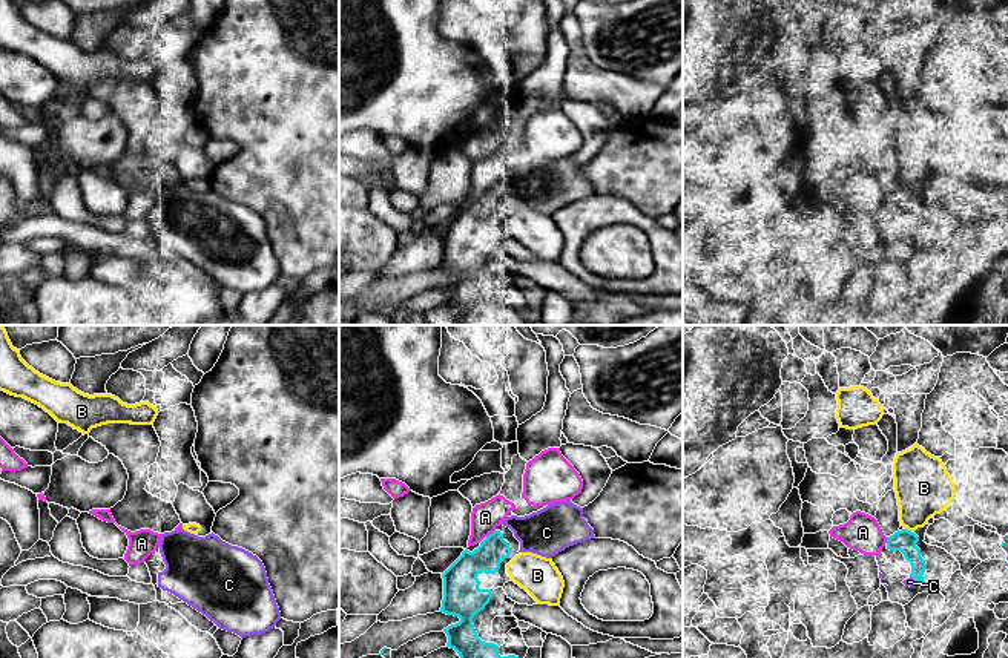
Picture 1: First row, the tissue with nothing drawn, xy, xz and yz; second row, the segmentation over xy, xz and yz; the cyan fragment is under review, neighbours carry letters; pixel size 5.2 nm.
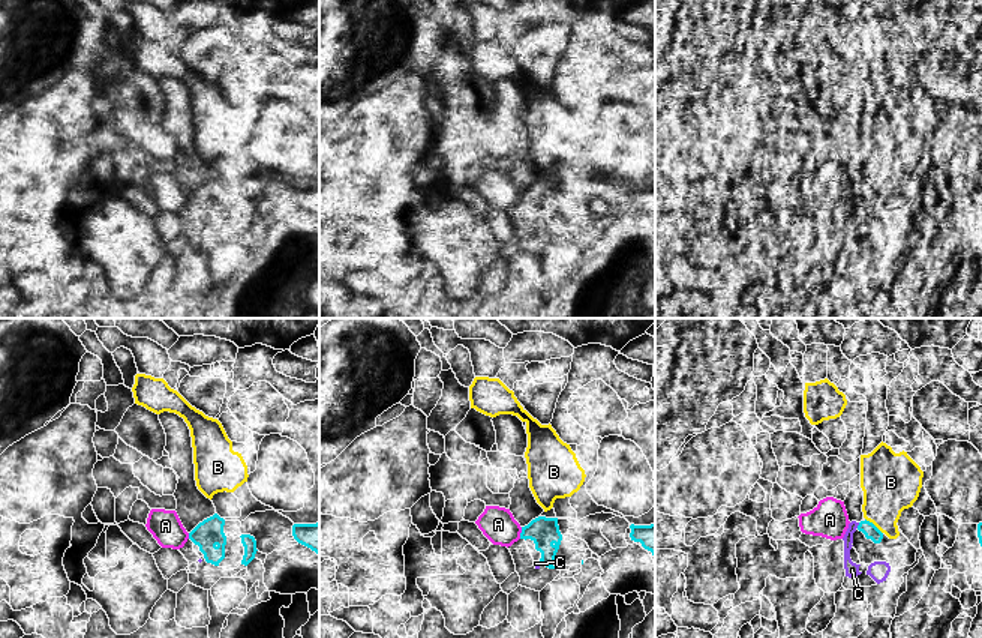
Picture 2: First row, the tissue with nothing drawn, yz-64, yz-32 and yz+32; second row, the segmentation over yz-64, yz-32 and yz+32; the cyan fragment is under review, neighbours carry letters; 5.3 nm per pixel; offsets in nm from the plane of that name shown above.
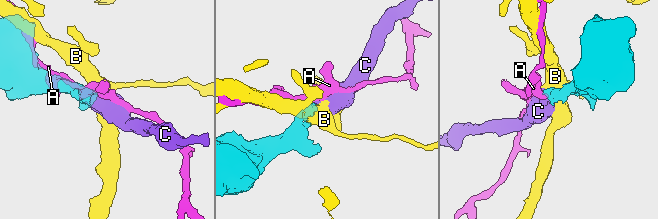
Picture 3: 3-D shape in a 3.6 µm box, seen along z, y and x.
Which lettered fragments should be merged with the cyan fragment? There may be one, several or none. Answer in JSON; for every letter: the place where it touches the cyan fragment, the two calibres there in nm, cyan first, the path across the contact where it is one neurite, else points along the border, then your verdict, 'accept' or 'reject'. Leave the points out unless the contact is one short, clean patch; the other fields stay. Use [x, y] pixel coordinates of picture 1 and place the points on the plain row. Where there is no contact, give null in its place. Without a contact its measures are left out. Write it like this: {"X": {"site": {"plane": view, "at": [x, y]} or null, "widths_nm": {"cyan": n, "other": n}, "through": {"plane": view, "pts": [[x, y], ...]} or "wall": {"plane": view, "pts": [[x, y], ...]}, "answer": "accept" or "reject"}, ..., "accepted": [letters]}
{"A": {"site": {"plane": "xz", "at": [490, 190]}, "widths_nm": {"cyan": 150, "other": 160}, "answer": "reject"}, "B": {"site": {"plane": "yz", "at": [907, 186]}, "widths_nm": {"cyan": 120, "other": 300}, "answer": "reject"}, "C": {"site": {"plane": "yz", "at": [915, 236]}, "widths_nm": {"cyan": 120, "other": 50}, "answer": "accept"}, "accepted": ["C"]}

